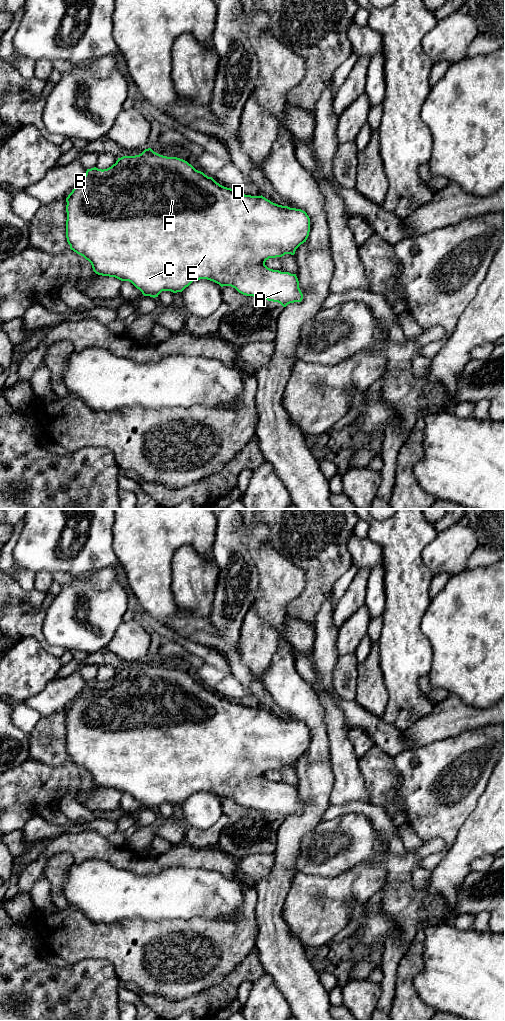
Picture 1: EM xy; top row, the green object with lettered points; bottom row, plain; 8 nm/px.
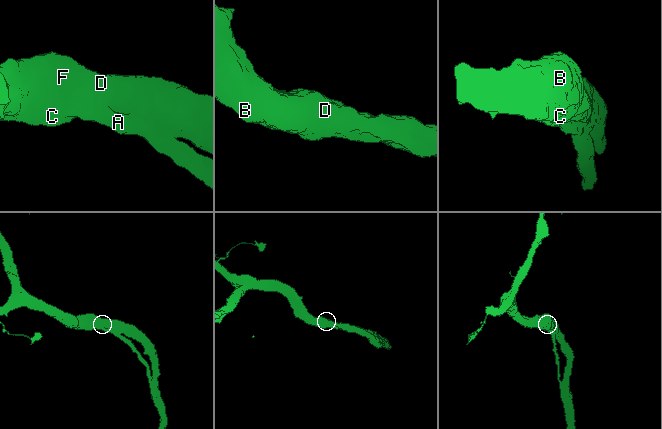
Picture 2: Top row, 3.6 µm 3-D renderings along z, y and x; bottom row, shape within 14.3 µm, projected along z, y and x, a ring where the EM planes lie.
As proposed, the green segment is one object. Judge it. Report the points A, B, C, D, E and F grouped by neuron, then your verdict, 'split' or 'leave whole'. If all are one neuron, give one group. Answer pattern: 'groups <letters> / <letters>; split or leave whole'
groups A B C D E F; leave whole

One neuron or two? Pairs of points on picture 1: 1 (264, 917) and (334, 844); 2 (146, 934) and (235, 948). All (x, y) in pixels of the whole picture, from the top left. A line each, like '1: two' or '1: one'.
1: two
2: one

